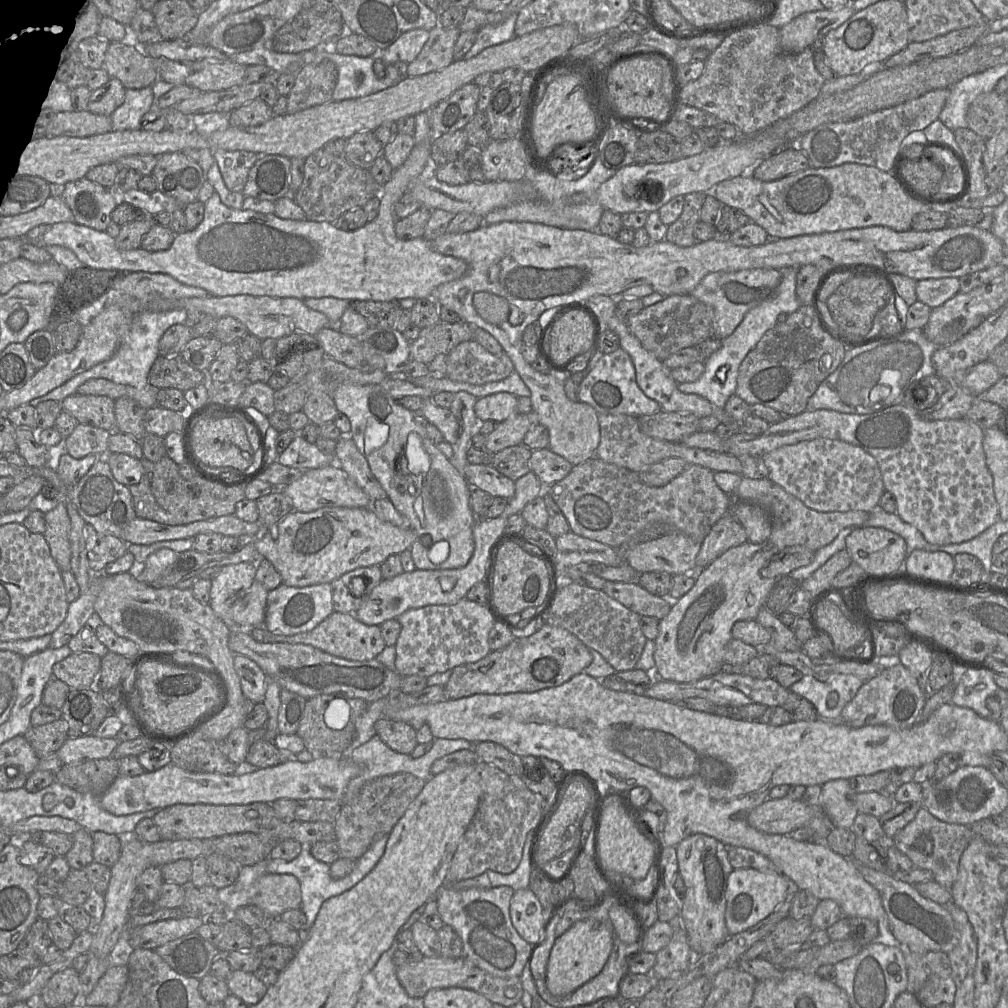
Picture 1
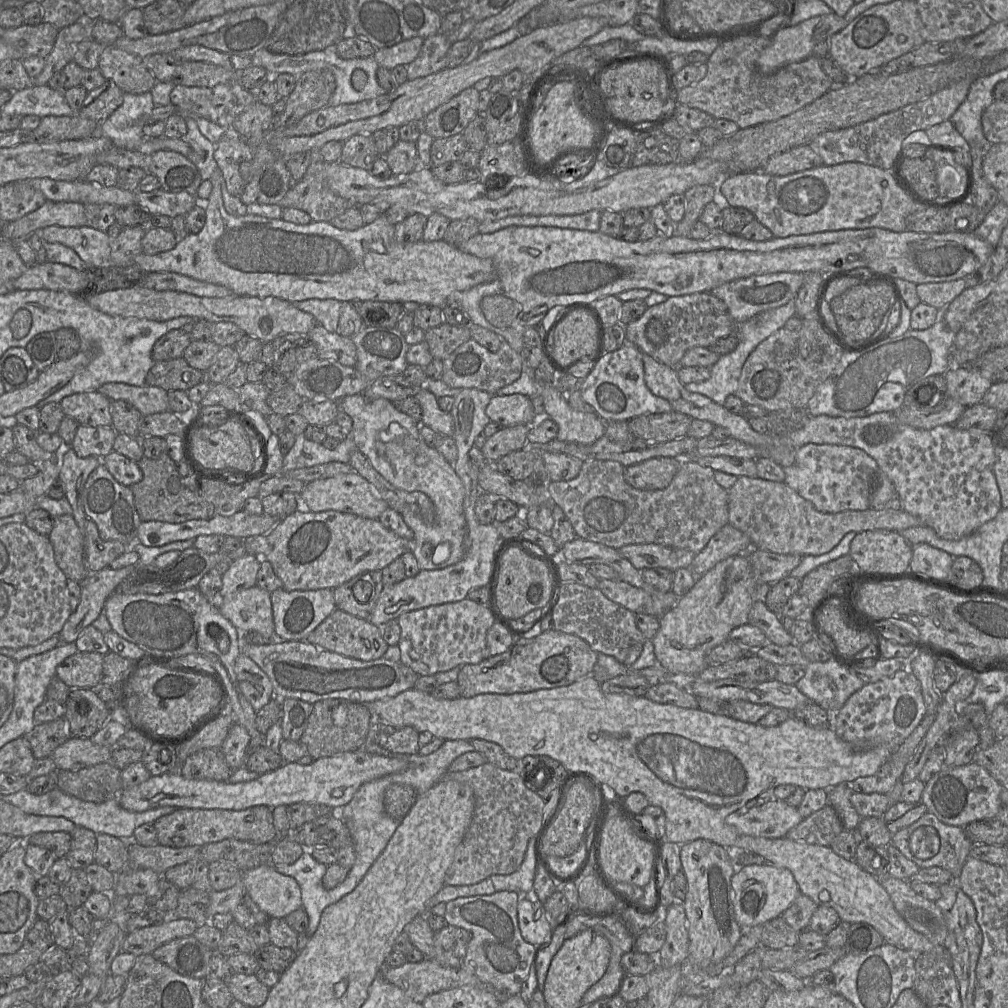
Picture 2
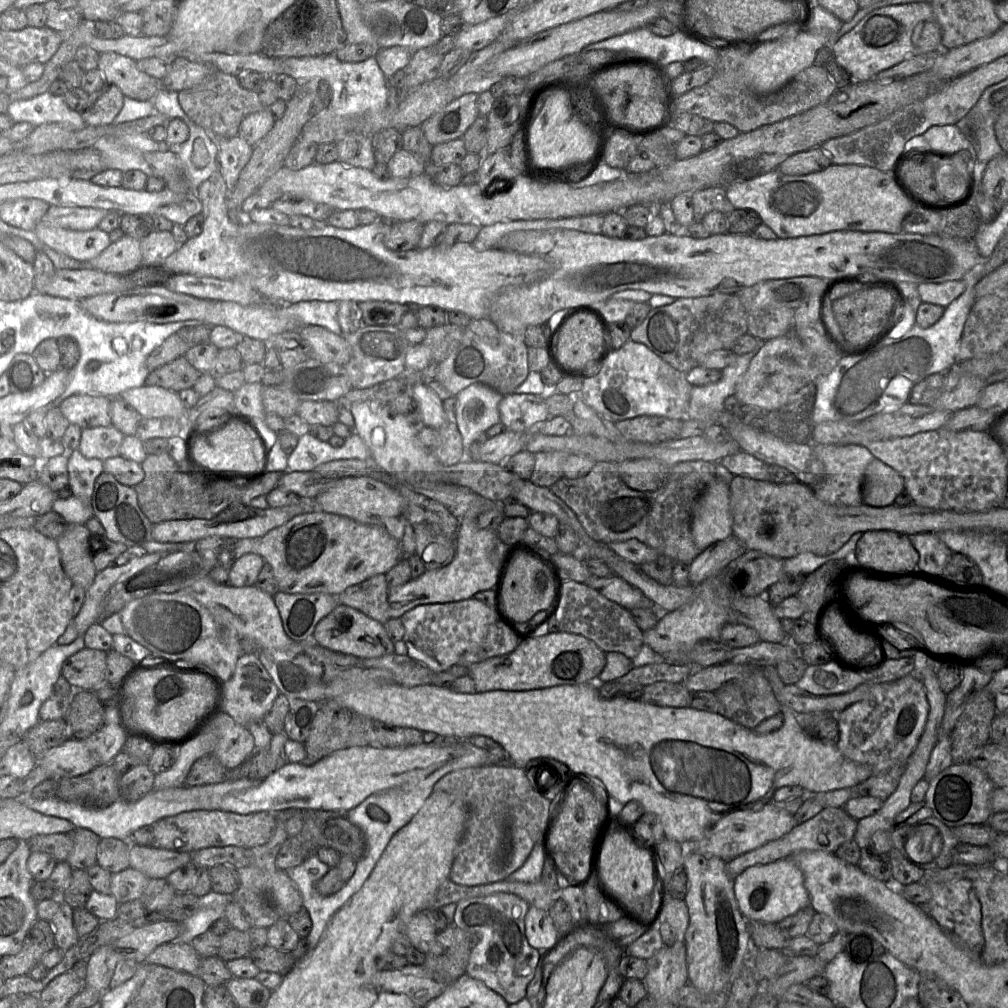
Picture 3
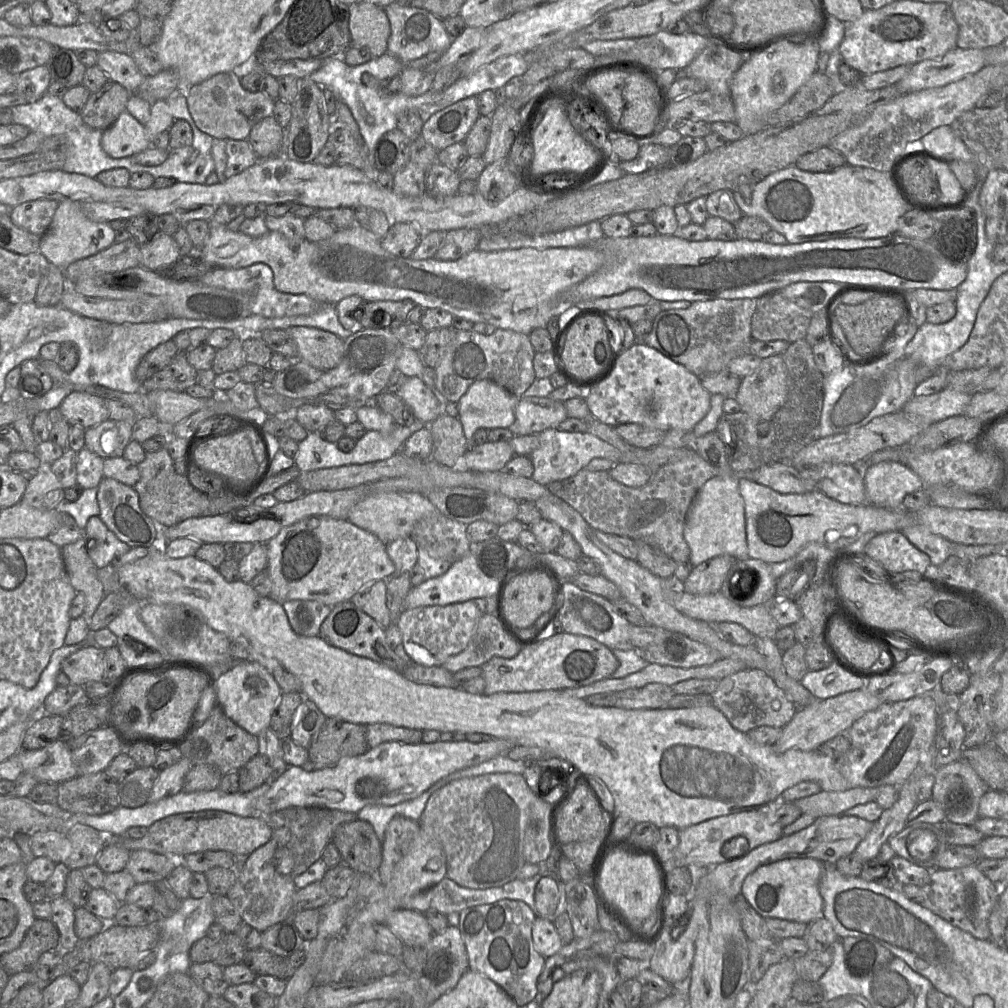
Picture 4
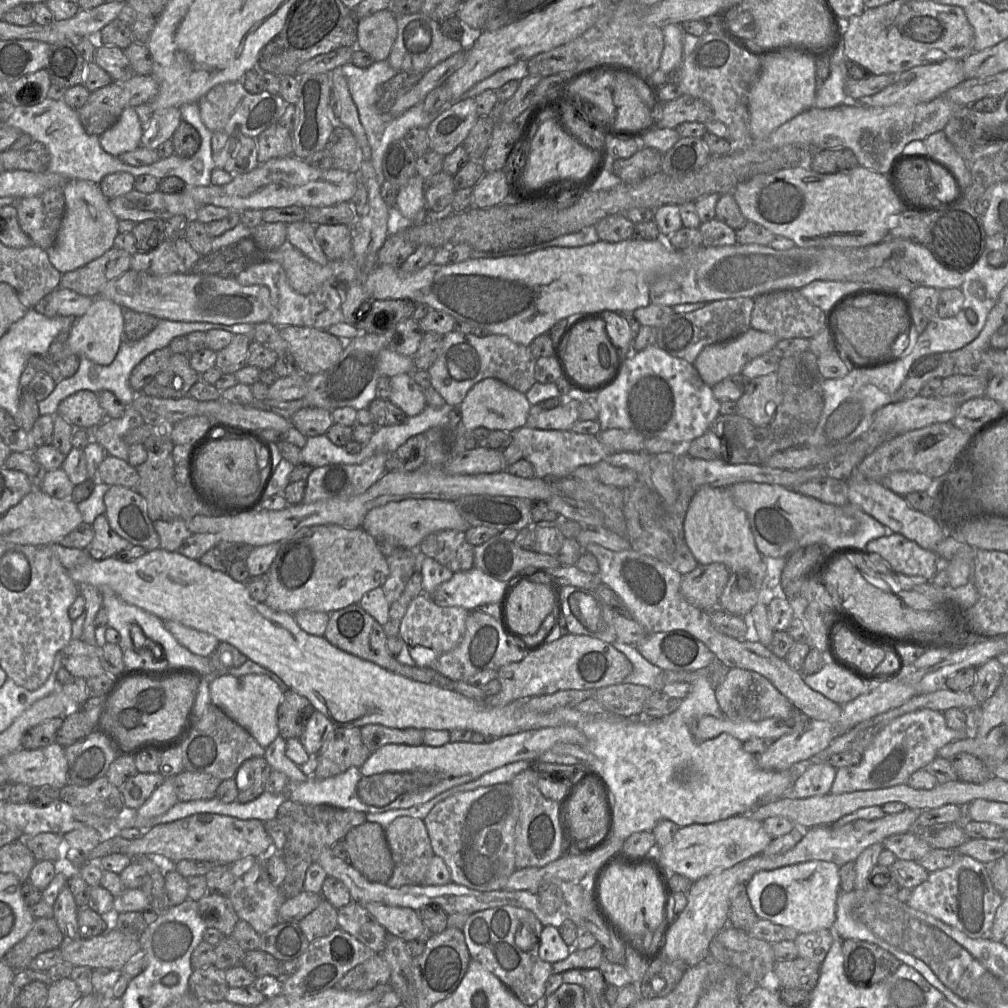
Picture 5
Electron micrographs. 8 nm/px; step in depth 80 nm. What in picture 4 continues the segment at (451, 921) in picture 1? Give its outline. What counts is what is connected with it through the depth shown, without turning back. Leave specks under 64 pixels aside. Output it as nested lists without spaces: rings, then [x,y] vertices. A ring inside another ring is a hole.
[[[508,899],[469,907],[459,913],[458,929],[468,954],[469,970],[495,982],[519,1007],[535,999],[538,977],[545,964],[545,957],[536,951],[533,944],[535,919],[536,915],[527,904]]]

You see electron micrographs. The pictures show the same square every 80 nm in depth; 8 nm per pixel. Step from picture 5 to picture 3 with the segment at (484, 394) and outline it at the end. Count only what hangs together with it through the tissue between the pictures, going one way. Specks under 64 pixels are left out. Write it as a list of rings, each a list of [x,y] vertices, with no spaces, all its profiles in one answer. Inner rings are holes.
[[[474,383],[455,397],[453,420],[461,433],[463,449],[468,458],[469,447],[477,436],[500,423],[499,403],[503,395],[485,384]]]

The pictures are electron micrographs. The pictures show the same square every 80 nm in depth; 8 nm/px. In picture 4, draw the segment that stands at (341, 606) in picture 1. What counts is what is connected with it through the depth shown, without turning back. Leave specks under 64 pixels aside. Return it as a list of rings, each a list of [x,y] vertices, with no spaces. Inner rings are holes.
[[[379,580],[369,584],[353,595],[350,602],[373,618],[384,629],[391,624],[387,607],[386,581]]]

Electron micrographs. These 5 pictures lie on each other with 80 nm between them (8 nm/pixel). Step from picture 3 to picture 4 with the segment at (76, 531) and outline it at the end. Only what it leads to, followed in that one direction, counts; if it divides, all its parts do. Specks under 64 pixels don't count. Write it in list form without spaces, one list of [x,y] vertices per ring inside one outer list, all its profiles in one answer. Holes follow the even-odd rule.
[[[84,529],[80,539],[61,547],[61,554],[71,585],[85,597],[83,617],[90,626],[92,617],[104,598],[104,586],[99,578],[99,569],[88,555],[86,543]]]

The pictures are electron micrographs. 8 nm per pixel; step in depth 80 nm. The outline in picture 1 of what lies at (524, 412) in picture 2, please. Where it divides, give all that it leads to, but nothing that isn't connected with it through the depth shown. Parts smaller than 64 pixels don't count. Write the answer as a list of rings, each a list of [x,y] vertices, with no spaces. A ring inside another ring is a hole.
[[[499,392],[479,398],[474,411],[481,422],[502,422],[517,412],[518,397],[508,392]]]

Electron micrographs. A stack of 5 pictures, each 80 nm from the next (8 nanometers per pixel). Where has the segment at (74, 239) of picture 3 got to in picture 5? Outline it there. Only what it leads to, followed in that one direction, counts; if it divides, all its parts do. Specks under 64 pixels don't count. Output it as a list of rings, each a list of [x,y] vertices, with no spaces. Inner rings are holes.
[[[79,179],[71,180],[64,187],[65,214],[55,243],[45,250],[51,264],[61,273],[76,270],[99,258],[113,248],[119,233],[119,219],[113,214],[109,199],[99,184]]]

